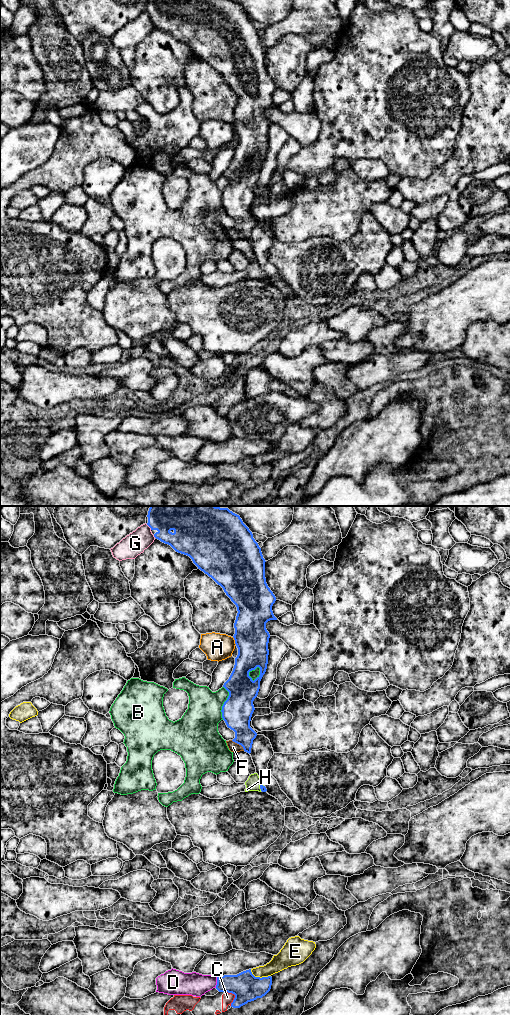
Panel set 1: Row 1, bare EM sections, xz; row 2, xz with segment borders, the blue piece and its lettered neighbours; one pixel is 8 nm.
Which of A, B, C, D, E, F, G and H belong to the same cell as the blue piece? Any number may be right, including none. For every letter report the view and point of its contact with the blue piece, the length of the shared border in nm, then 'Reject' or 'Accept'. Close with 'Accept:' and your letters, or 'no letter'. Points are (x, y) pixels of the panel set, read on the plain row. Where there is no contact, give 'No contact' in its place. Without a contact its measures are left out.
A: Touches blue at xz (235, 129). Shared border 70 nm. Reject
B: Touches blue at xz (224, 191). Shared border 280 nm. Reject
C: Touches blue at xz (235, 484). Shared border 130 nm. Reject
D: Touches blue at xz (217, 470). Shared border 100 nm. Reject
E: Touches blue at xz (259, 465). Shared border 180 nm. Reject
F: Touches blue at xz (238, 231). Shared border 140 nm. Reject
G: Touches blue at xz (149, 14). Shared border 60 nm. Reject
H: Touches blue at xz (260, 275). Shared border 60 nm. Accept
Accept: H

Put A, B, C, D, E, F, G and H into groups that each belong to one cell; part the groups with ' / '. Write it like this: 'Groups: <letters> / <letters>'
Groups: A / B / C / D / E / F / G / H

